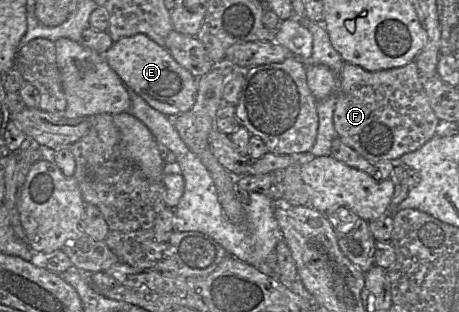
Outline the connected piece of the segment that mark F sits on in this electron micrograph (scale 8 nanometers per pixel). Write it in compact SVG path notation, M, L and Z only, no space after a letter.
M416 61L402 67L378 71L367 71L358 65L345 62L338 80L333 126L336 136L344 144L373 165L380 161L395 162L402 155L418 149L441 131L441 121L430 106Z

